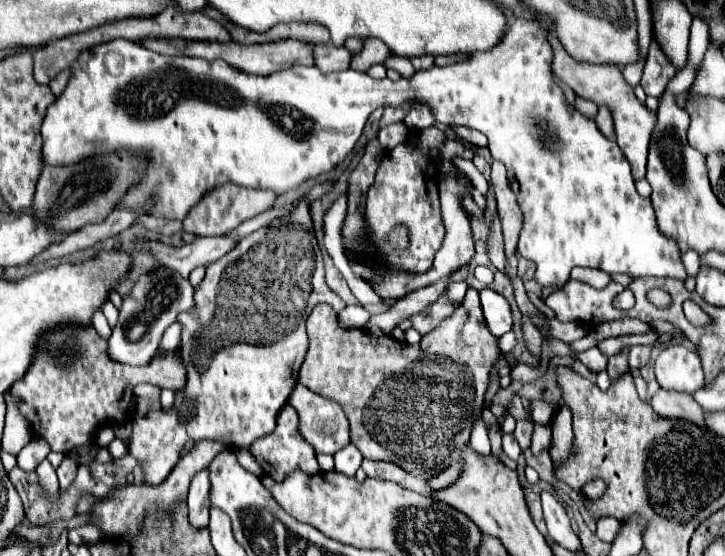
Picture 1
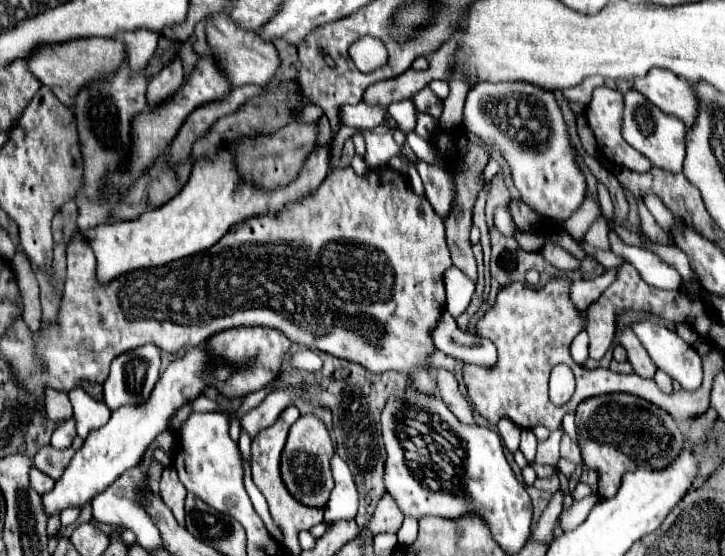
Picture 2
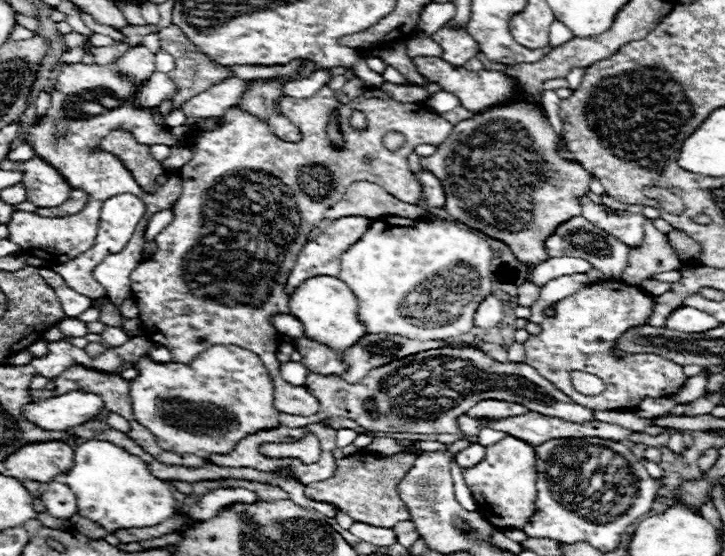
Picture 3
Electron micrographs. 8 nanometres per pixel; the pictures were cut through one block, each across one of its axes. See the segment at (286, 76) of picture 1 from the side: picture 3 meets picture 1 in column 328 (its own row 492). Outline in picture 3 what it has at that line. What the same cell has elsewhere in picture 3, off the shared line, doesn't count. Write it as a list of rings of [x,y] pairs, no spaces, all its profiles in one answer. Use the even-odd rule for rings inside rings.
[[[90,440],[74,450],[74,468],[62,476],[58,476],[60,482],[70,486],[70,490],[76,494],[78,500],[78,514],[102,524],[108,528],[108,532],[114,532],[118,528],[144,528],[144,526],[156,526],[176,512],[176,500],[172,492],[168,490],[164,480],[154,478],[146,464],[138,460],[136,456],[130,456],[126,450],[122,450],[110,442],[100,442],[100,440]]]

